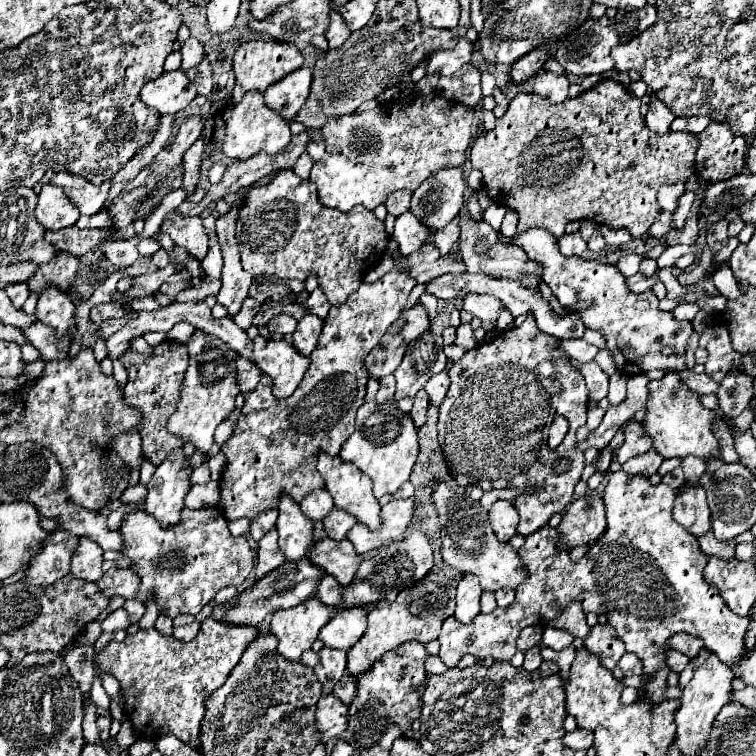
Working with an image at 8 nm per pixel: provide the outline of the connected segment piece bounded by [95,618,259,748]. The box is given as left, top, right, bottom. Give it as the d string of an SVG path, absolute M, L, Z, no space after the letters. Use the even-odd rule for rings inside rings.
M219 620L201 622L193 642L163 636L155 628L127 634L123 642L111 642L95 656L95 662L113 674L125 696L125 714L145 740L173 732L185 744L199 748L199 726L205 714L205 698L211 696L239 662L245 648L259 636L259 628L225 628Z

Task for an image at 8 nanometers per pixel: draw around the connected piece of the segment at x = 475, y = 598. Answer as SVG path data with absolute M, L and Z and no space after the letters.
M465 574L463 580L457 586L457 608L455 608L455 618L463 624L469 624L475 620L475 616L481 614L481 586L477 576Z

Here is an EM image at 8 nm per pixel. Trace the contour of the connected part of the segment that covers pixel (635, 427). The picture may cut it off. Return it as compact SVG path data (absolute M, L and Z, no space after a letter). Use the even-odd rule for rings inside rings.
M631 420L631 422L623 428L623 432L625 432L625 442L623 442L623 446L617 450L617 454L615 454L621 464L627 462L629 458L637 456L637 454L643 454L645 450L649 450L649 448L653 446L651 440L643 434L641 422Z

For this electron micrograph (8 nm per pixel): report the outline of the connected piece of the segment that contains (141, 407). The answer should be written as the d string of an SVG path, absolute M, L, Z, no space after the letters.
M165 340L159 346L155 346L153 356L145 356L145 354L127 350L121 356L121 362L129 374L129 382L125 386L125 402L129 406L133 406L135 410L139 410L139 414L141 414L137 430L141 434L143 456L159 466L173 448L181 448L185 444L185 440L181 440L179 436L171 436L167 432L167 420L173 414L173 408L177 404L181 380L185 376L187 364L189 364L187 346L177 344L173 340Z

